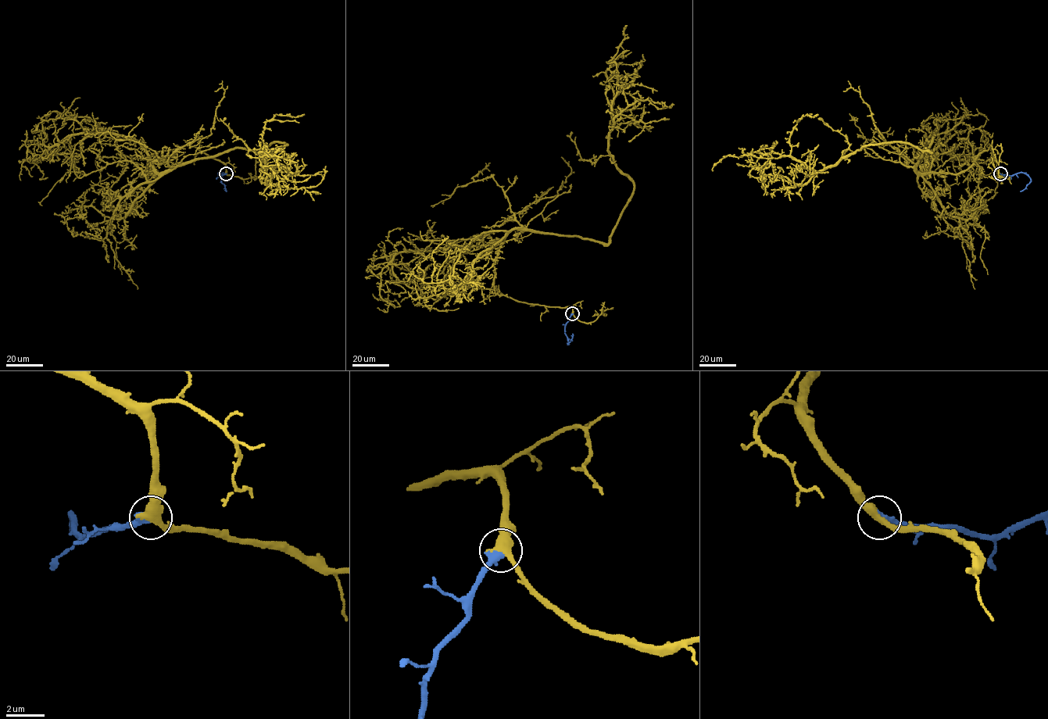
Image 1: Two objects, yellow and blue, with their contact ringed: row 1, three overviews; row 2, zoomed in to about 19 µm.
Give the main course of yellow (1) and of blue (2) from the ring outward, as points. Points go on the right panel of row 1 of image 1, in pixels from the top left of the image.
1: (1000, 173), (991, 145), (956, 173), (919, 173), (930, 152), (893, 142), (818, 171), (753, 152), (713, 170)
2: (1000, 173), (1010, 176), (1025, 173), (1031, 181), (1020, 191)

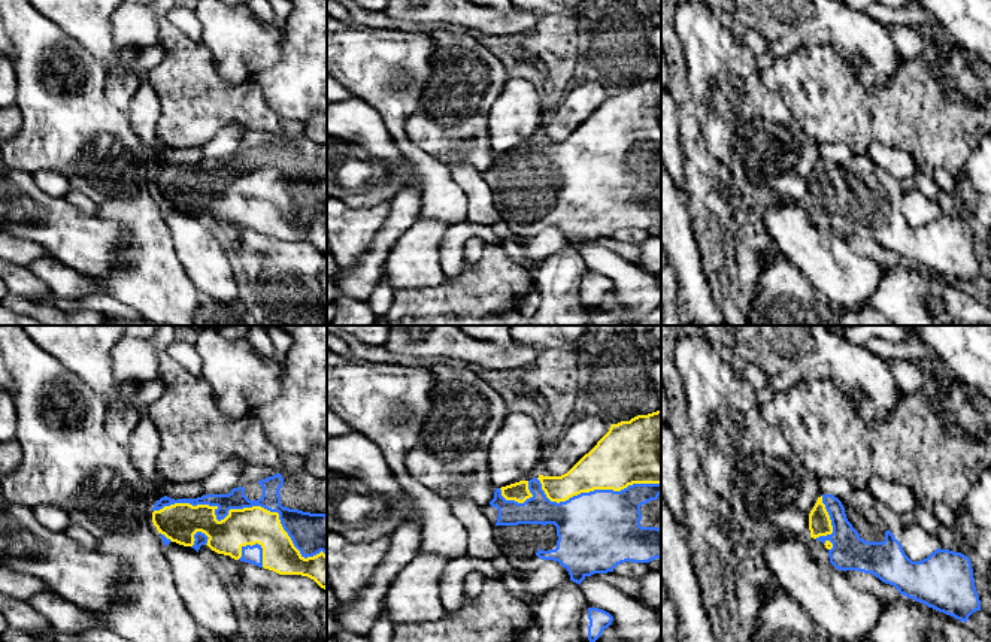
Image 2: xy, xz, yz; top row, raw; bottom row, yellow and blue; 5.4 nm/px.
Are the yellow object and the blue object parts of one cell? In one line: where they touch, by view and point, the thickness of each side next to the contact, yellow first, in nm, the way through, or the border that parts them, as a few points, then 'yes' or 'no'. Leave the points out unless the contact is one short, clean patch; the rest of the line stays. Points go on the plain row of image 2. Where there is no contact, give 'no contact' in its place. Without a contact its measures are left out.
contact xy (244, 173); calibres 200 and 110 nm; yes

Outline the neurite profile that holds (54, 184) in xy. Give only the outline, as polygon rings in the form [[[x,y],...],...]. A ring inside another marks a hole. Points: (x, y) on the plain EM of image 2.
[[[40,170],[33,179],[40,191],[55,199],[64,199],[72,190],[67,176],[58,172]]]

